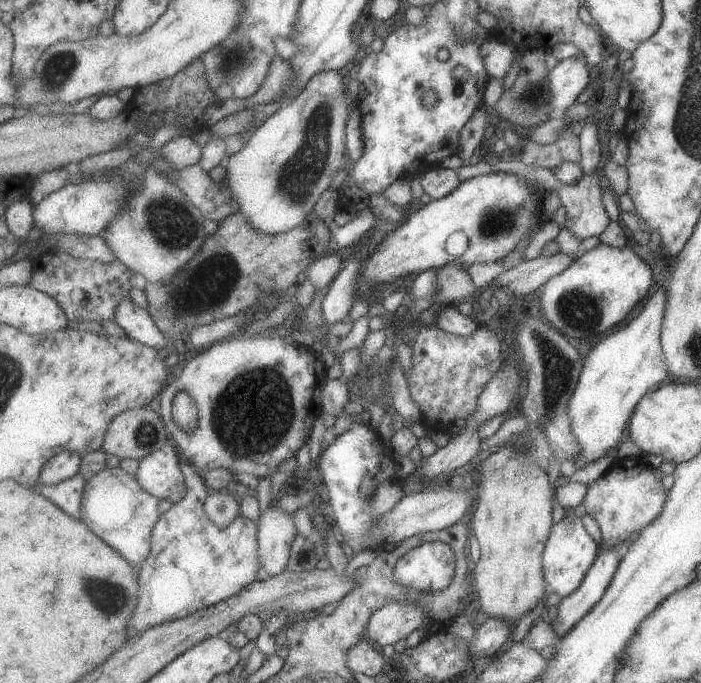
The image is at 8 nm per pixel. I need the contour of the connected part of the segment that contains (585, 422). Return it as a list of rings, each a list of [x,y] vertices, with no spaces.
[[[664,288],[654,292],[639,316],[636,316],[624,328],[621,327],[620,330],[616,330],[602,338],[587,355],[588,358],[584,360],[584,368],[580,373],[579,384],[575,388],[568,404],[568,414],[571,415],[572,419],[572,430],[582,447],[580,457],[576,458],[574,467],[569,465],[569,471],[584,468],[586,465],[604,456],[609,456],[611,451],[614,454],[625,439],[627,425],[640,398],[650,388],[654,388],[656,384],[660,384],[660,382],[664,382],[668,378],[669,372],[660,338],[666,300],[668,300],[668,296],[666,296]]]

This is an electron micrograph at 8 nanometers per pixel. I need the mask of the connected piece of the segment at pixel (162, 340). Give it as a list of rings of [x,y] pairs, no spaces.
[[[131,298],[120,302],[115,320],[129,336],[148,344],[148,346],[156,346],[156,348],[164,350],[166,346],[171,345],[166,334],[158,328],[150,311],[138,306]]]

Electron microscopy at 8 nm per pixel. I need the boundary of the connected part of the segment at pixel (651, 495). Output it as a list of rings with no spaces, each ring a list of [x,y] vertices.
[[[620,459],[612,464],[606,474],[586,484],[583,504],[586,514],[592,516],[601,528],[603,545],[611,548],[621,545],[629,536],[640,533],[644,526],[660,516],[668,493],[657,472],[644,459]]]

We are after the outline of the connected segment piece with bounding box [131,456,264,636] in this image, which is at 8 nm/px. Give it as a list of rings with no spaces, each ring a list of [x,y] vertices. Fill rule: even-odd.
[[[183,456],[182,466],[188,478],[188,496],[180,504],[174,505],[172,510],[163,514],[155,528],[151,557],[139,570],[143,593],[136,616],[132,618],[132,636],[146,632],[154,626],[160,626],[162,623],[191,617],[192,614],[200,613],[200,610],[212,608],[220,602],[234,598],[236,594],[240,594],[247,586],[258,580],[258,572],[264,566],[260,558],[260,524],[242,514],[230,528],[226,530],[220,528],[208,516],[206,510],[206,500],[212,493],[211,486],[206,482],[199,468],[190,464]]]

